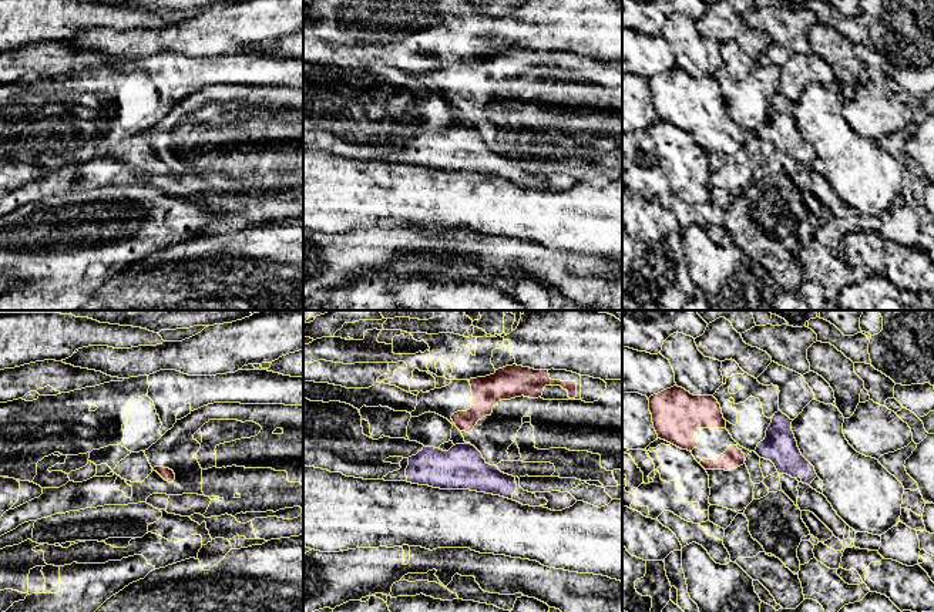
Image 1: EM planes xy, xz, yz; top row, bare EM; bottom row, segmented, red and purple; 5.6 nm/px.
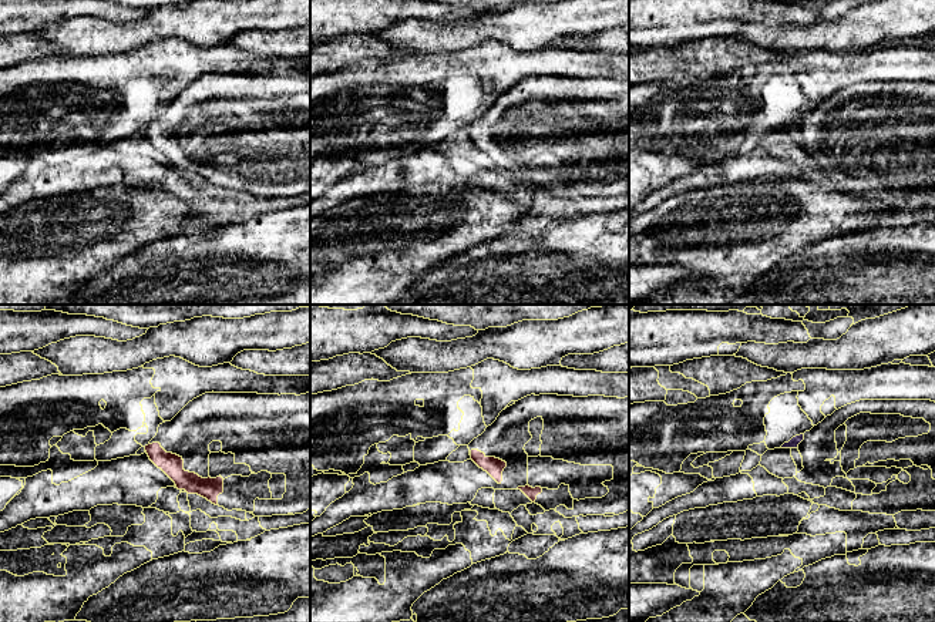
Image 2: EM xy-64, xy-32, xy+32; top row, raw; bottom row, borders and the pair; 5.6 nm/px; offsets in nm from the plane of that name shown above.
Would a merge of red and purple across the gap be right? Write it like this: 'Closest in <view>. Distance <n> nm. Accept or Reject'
Closest in xz. Distance 60 nm. Reject

